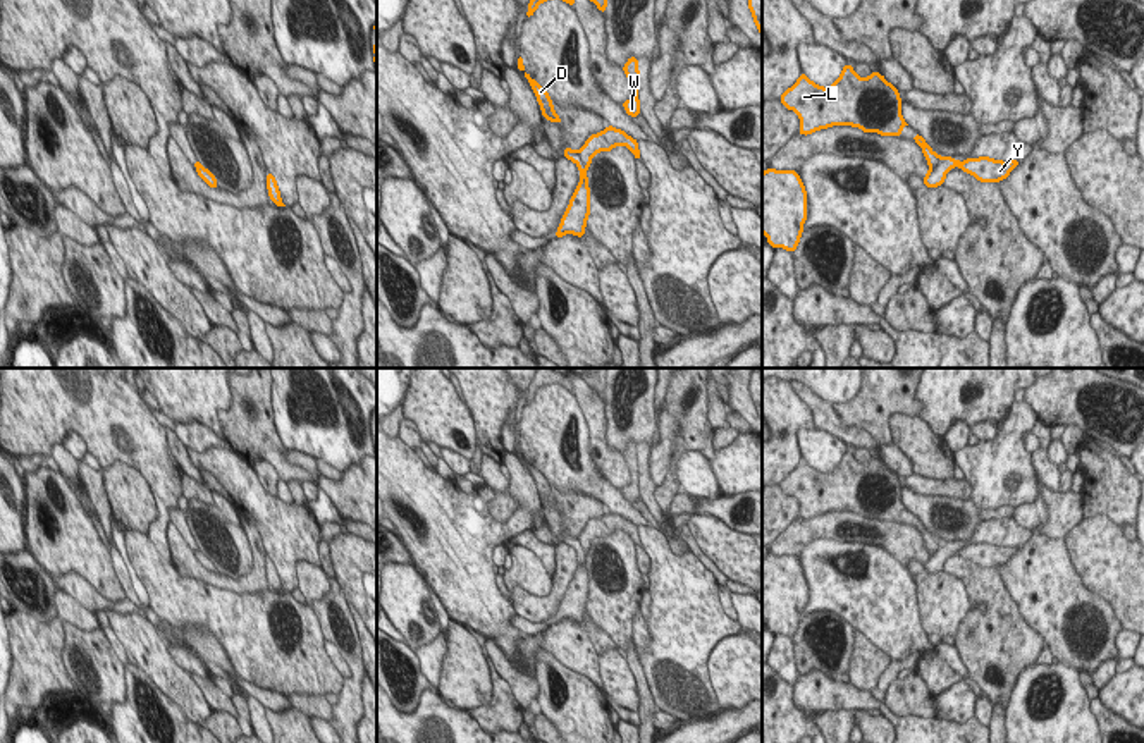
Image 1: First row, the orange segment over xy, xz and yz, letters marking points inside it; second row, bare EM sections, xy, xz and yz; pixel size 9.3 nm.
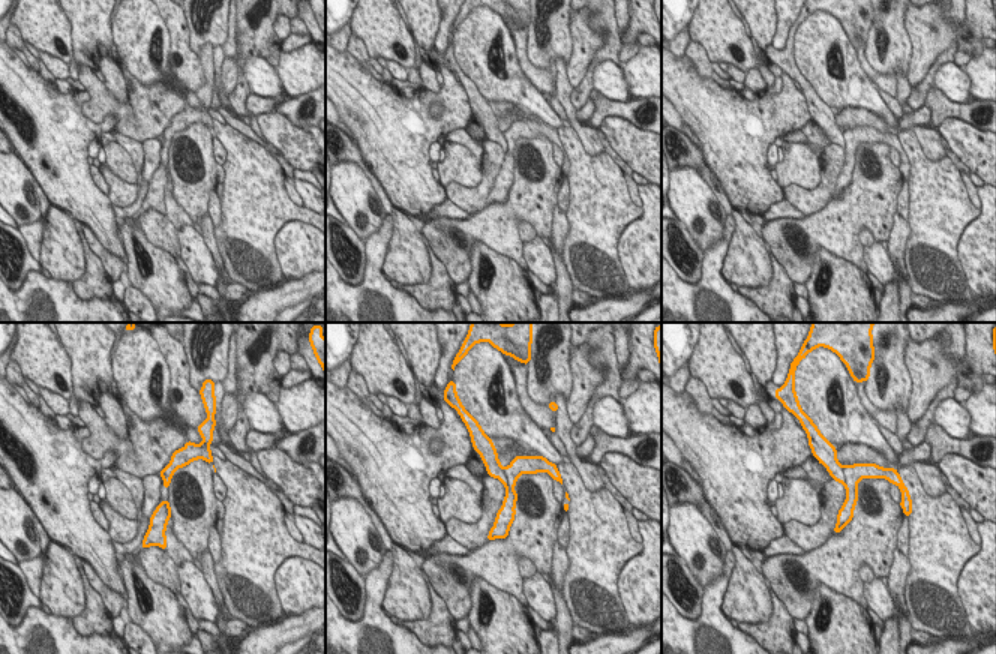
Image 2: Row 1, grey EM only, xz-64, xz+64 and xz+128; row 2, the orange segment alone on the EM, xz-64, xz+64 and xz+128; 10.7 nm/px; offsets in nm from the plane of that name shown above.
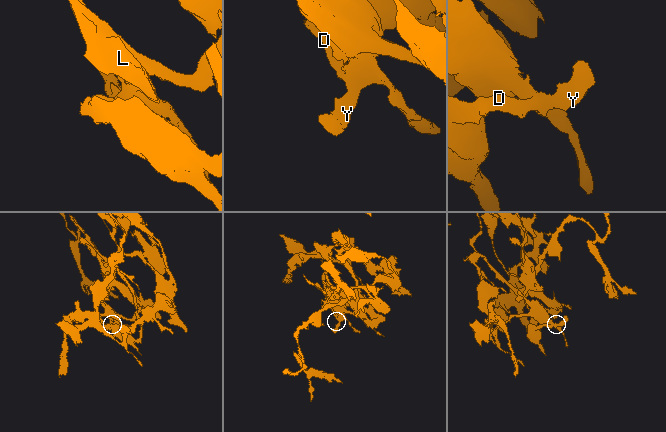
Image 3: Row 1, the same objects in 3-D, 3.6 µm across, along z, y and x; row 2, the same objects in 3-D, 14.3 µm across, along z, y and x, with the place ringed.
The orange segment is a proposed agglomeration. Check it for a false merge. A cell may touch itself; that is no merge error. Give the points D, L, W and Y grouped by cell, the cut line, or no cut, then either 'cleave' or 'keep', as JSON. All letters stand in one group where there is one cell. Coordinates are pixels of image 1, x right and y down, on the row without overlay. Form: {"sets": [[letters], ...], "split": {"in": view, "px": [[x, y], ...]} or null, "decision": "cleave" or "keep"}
{"sets": [["D"], ["L", "W", "Y"]], "split": {"in": "xz", "px": [[577, 537], [585, 554]]}, "decision": "cleave"}

